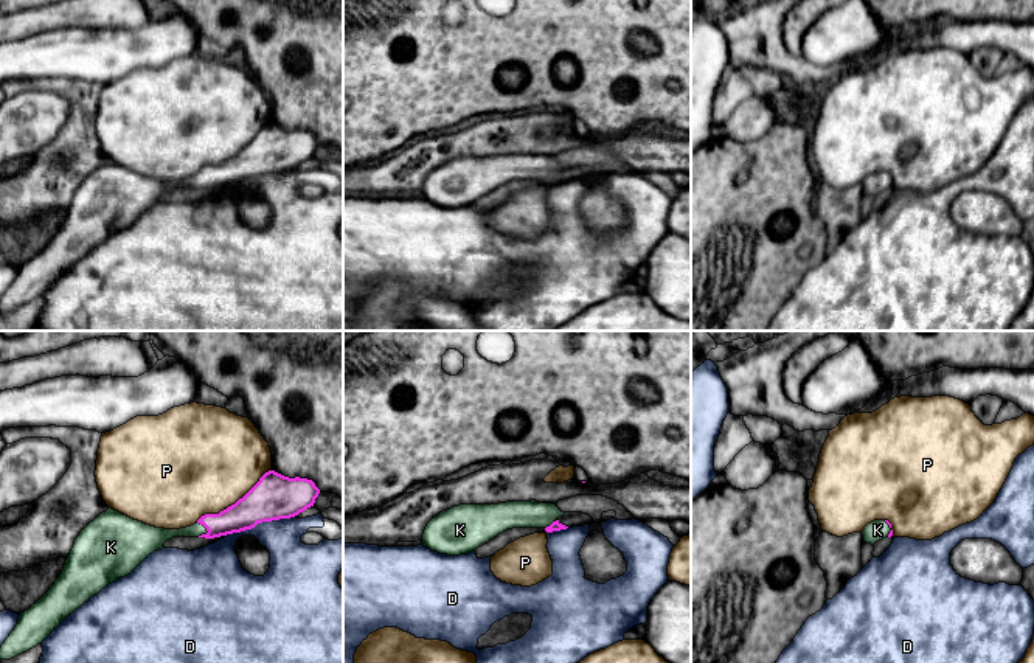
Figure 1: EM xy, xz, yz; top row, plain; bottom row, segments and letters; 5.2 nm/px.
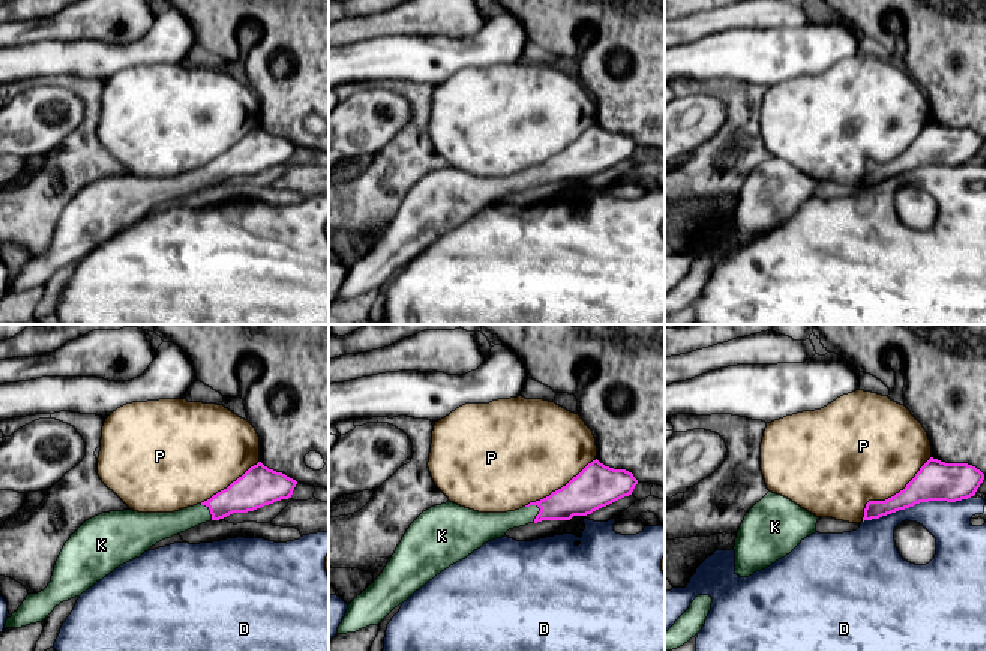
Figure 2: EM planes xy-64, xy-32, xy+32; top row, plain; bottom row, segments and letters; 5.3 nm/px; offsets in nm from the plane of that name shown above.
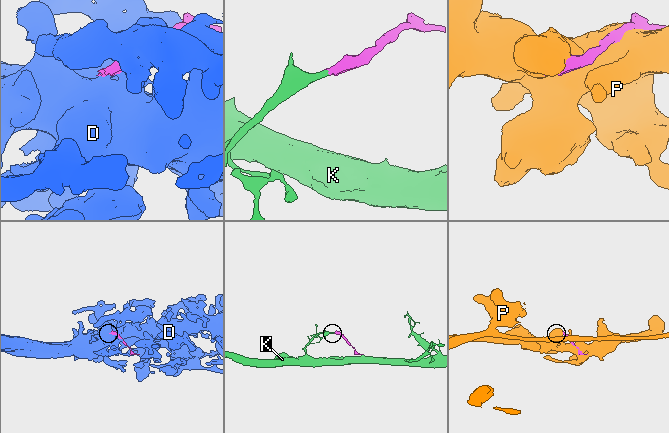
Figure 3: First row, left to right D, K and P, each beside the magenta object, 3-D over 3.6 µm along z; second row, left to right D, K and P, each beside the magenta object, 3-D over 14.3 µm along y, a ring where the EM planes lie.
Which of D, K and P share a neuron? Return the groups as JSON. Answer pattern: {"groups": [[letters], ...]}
{"groups": [["D"], ["K"], ["P"]]}

